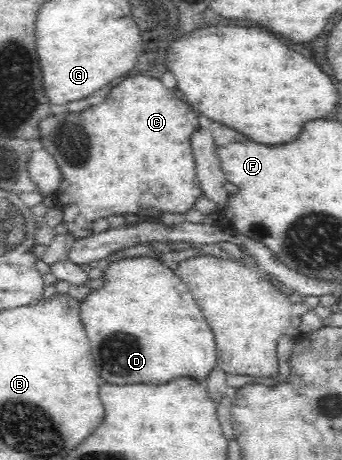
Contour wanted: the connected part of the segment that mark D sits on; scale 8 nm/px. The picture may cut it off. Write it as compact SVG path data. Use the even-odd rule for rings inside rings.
M136 256L111 262L105 267L103 276L105 284L98 290L92 290L84 300L80 302L80 319L82 320L86 336L90 341L90 354L95 370L101 380L115 384L115 386L125 386L125 384L148 384L148 386L161 386L167 384L173 379L180 377L192 378L203 383L211 370L217 369L217 344L215 336L209 323L201 316L201 311L193 295L189 292L185 283L175 275L174 270L164 266L159 260L151 257Z

